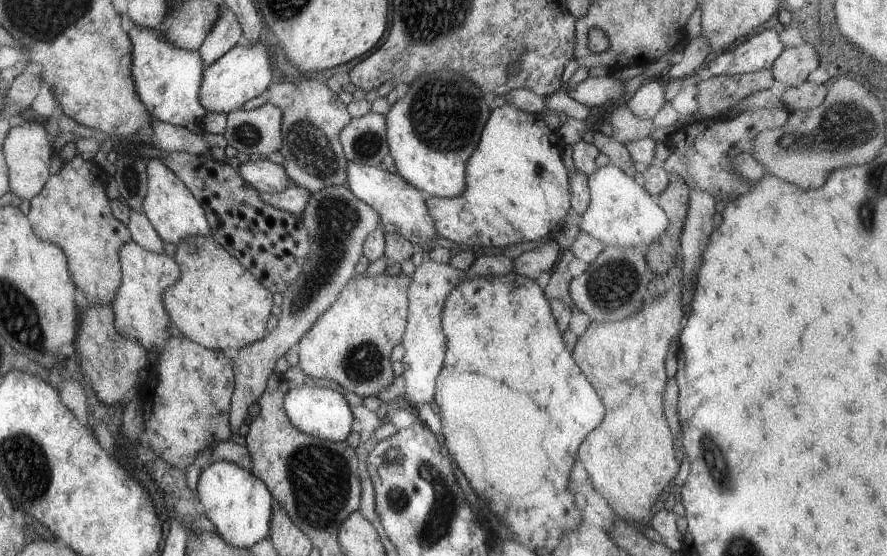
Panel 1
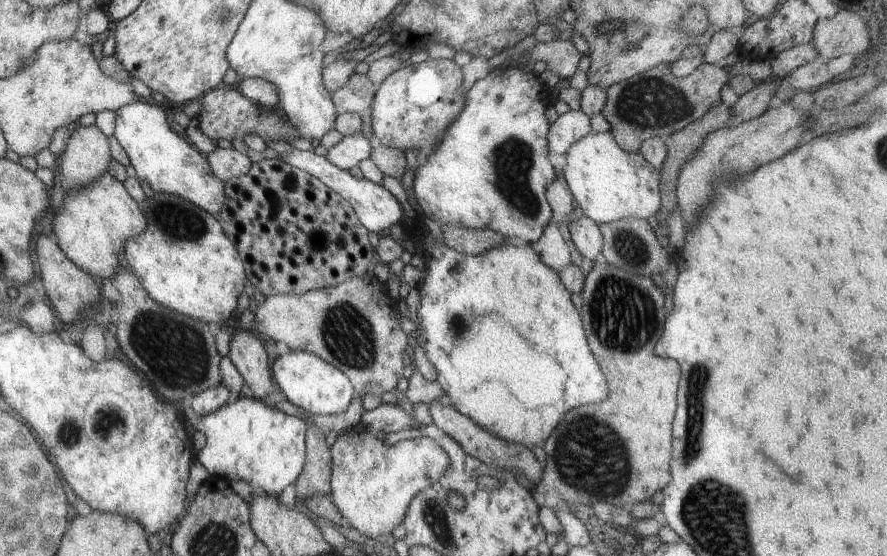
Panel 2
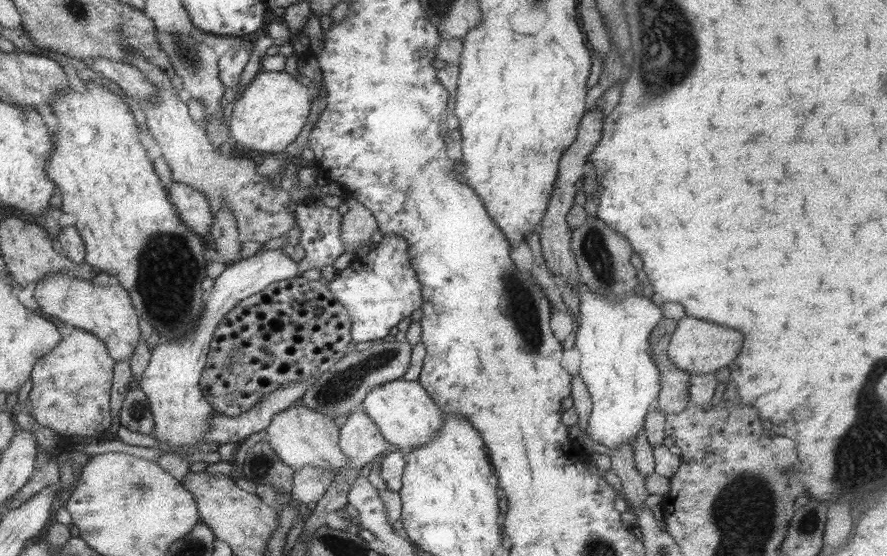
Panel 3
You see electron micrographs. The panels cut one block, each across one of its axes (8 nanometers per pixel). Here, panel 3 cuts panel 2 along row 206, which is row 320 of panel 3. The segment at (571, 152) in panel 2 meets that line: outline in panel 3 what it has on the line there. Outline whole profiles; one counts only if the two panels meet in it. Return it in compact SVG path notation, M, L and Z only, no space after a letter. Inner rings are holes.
M643 270L636 271L638 291L623 300L606 300L596 296L580 282L579 324L574 347L580 352L578 375L592 402L588 429L583 434L591 440L615 450L643 431L644 418L654 407L661 390L660 372L650 357L649 331L662 317L659 306L645 293L648 283Z

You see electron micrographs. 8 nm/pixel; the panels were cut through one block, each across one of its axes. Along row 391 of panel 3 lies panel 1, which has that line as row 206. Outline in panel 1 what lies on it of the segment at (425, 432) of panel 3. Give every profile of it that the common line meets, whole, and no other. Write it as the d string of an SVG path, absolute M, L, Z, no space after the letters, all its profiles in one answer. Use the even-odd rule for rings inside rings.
M347 163L345 168L347 187L363 204L373 208L379 214L378 226L387 234L398 234L407 240L411 246L417 245L426 257L435 246L427 246L433 238L437 238L437 232L433 228L433 220L425 208L425 198L414 186L411 186L399 174L390 174L381 170L379 166L359 166L359 164Z

